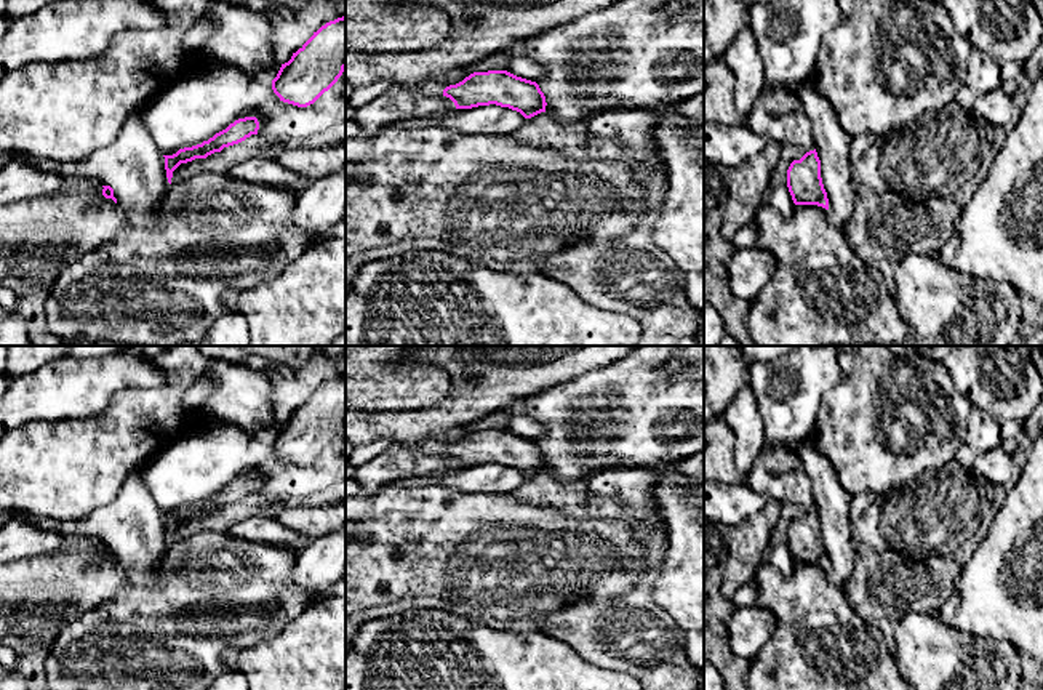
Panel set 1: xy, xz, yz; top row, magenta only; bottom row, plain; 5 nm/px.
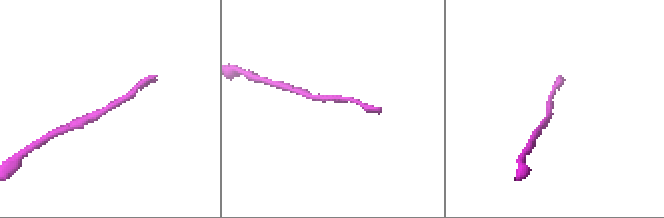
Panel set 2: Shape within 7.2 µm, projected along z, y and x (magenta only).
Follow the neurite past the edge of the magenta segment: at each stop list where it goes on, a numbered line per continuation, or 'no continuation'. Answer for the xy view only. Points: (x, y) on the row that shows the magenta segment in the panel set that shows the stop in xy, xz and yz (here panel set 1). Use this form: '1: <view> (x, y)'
no continuation

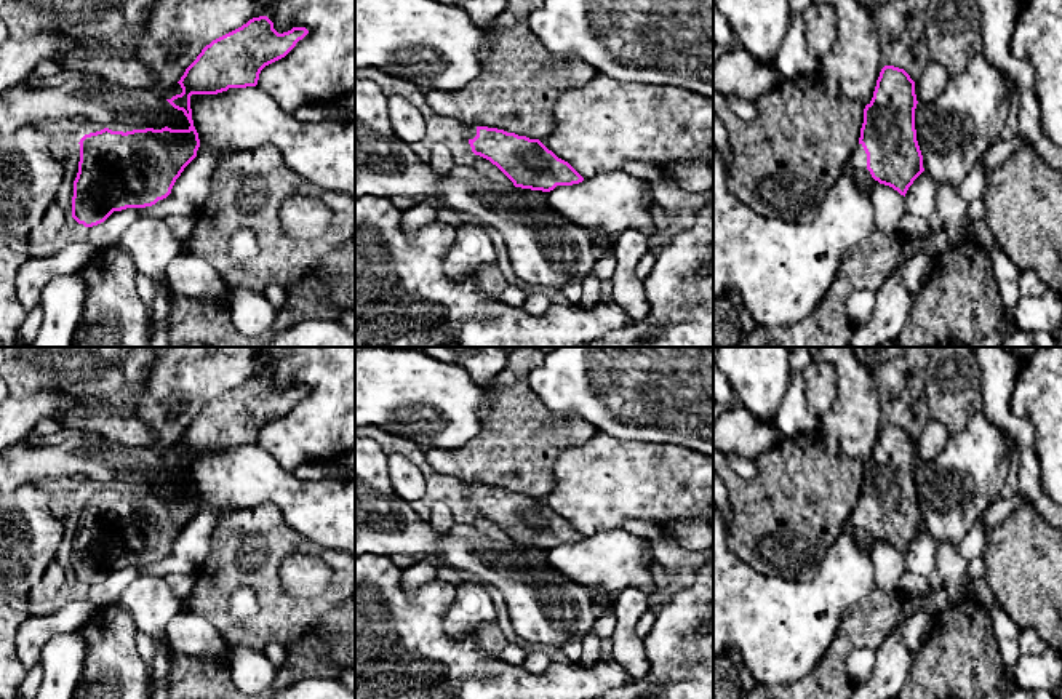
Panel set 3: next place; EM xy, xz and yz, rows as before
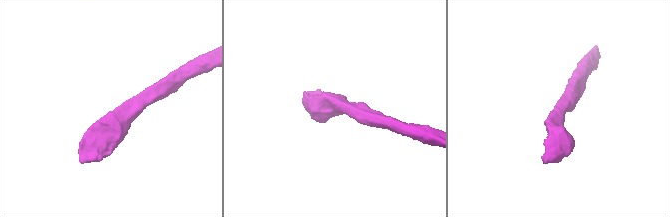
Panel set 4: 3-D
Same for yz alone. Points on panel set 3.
1: yz (858, 163)

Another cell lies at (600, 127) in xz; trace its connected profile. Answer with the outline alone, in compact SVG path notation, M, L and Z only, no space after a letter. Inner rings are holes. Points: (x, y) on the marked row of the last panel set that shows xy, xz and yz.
M597 74L579 88L565 90L553 107L553 130L541 141L568 162L584 179L622 171L629 162L641 162L667 174L670 165L685 160L713 163L713 99L672 85L621 83Z

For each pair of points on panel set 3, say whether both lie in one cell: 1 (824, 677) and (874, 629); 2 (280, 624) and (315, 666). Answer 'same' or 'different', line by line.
1: same
2: different

